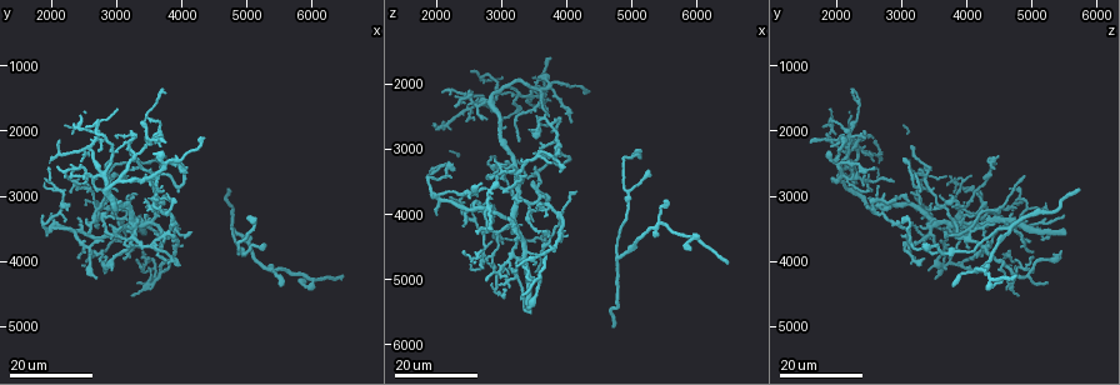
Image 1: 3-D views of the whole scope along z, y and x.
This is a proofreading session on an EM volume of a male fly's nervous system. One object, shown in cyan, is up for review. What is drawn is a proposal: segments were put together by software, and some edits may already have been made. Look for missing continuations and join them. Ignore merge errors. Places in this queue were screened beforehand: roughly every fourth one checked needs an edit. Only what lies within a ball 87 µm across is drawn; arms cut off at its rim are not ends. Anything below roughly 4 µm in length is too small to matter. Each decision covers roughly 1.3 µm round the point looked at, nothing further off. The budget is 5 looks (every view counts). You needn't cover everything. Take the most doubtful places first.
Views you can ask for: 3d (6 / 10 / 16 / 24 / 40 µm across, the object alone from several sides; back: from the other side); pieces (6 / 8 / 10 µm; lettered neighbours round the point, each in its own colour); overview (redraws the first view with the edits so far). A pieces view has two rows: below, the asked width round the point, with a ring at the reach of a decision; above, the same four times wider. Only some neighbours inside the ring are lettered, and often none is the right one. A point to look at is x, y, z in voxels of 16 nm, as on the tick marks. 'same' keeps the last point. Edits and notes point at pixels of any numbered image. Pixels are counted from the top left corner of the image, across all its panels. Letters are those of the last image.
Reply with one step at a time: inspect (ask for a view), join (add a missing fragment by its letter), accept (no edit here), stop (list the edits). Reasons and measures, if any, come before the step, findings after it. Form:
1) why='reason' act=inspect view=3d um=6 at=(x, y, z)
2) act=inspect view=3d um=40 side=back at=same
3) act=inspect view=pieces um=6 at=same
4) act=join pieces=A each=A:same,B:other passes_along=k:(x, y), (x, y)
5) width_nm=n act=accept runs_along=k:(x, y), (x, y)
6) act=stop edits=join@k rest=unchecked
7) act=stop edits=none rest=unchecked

why='tapers out' act=inspect view=3d um=24 at=(3750, 4000, 3250)

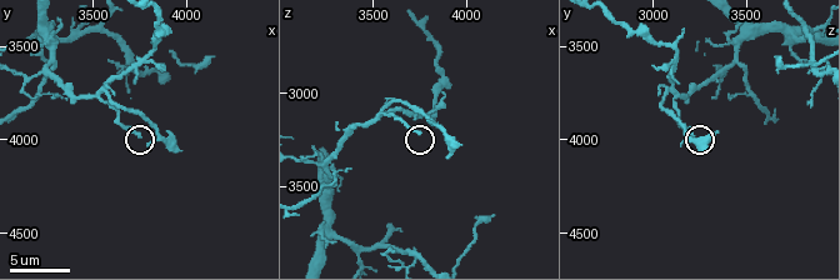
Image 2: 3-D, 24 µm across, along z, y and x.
why='what lies round it' act=inspect view=pieces um=8 at=(3740, 3960, 3200)

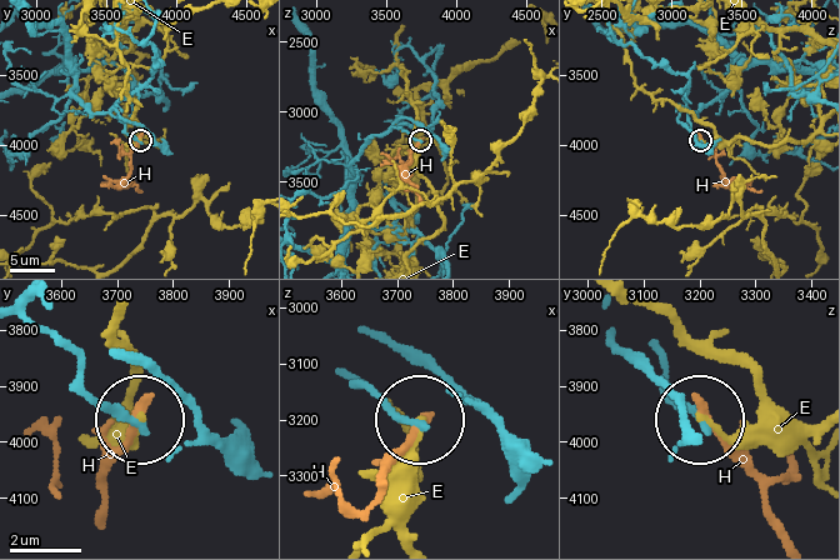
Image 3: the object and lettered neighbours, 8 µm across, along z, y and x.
act=accept each=E:other,H:other runs_along=3:(353, 376), (415, 421) found='no lettered fragment goes on from it'

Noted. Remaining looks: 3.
why='an open end' act=inspect view=3d um=24 at=(3100, 3950, 4050)

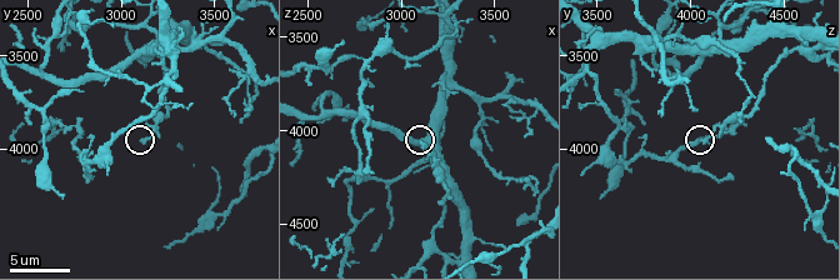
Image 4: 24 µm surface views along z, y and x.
act=inspect view=pieces um=6 at=(3100, 3940, 4080)

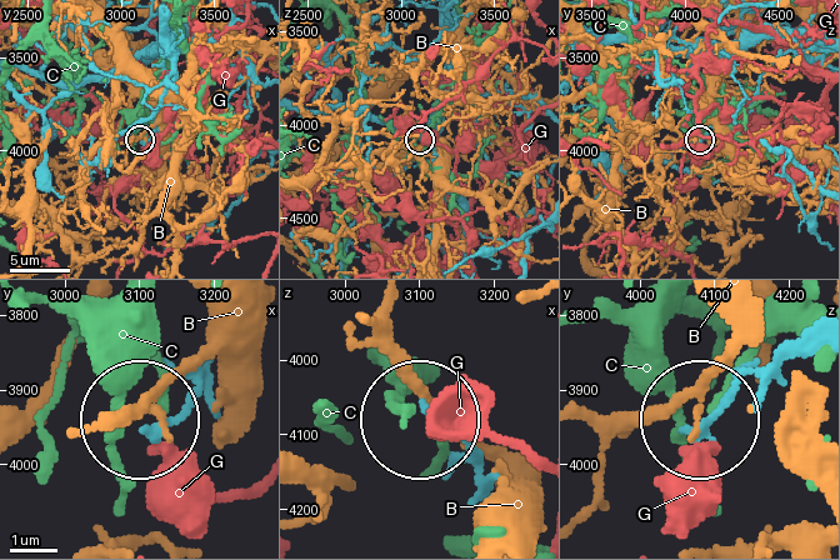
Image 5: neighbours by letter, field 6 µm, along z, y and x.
act=accept each=B:other,C:other,G:other found='none of them fits'

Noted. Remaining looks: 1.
act=stop edits=none rest=unchecked

